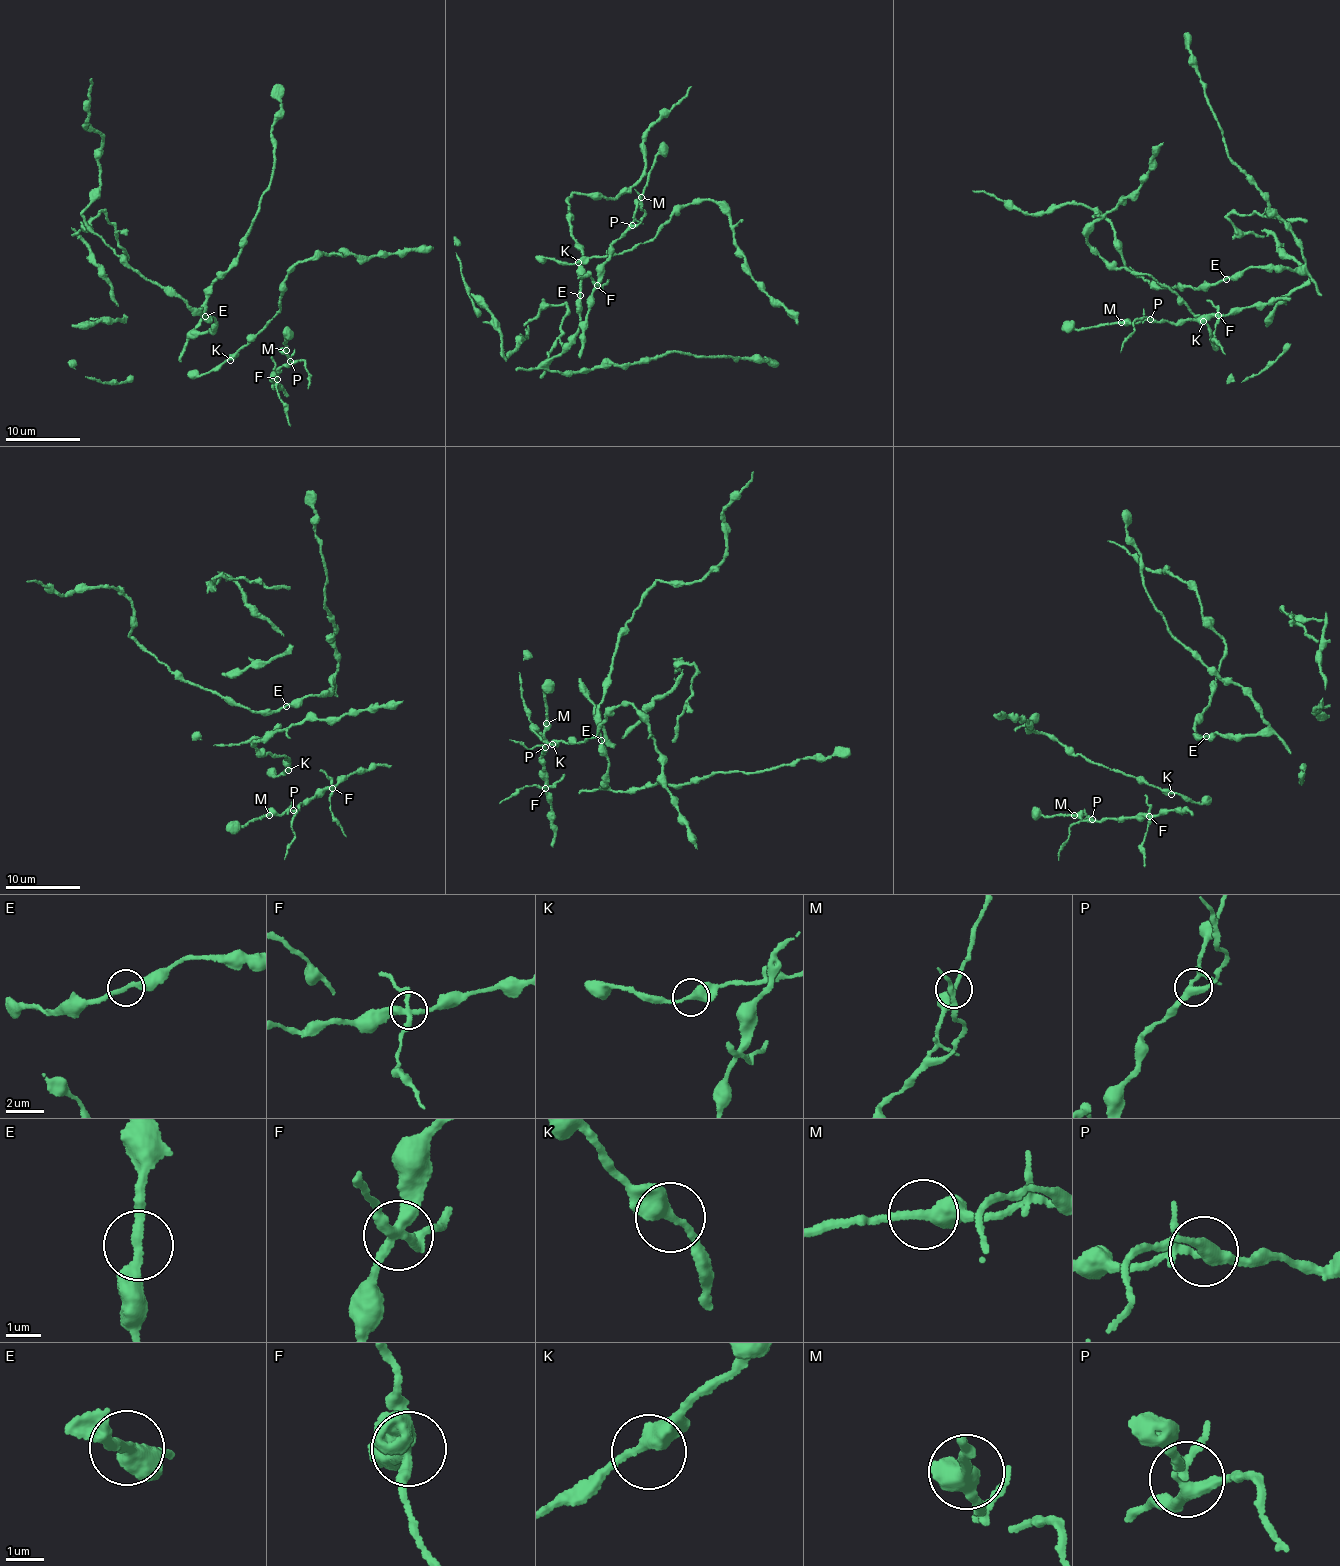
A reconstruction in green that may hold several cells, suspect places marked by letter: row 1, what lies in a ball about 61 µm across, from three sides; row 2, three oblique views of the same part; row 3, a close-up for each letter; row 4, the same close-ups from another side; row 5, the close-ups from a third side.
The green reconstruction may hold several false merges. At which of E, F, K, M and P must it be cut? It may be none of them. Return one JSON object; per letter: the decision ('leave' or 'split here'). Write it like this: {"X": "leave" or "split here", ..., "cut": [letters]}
{"E": "leave", "F": "split here", "K": "leave", "M": "leave", "P": "leave", "cut": ["F"]}

